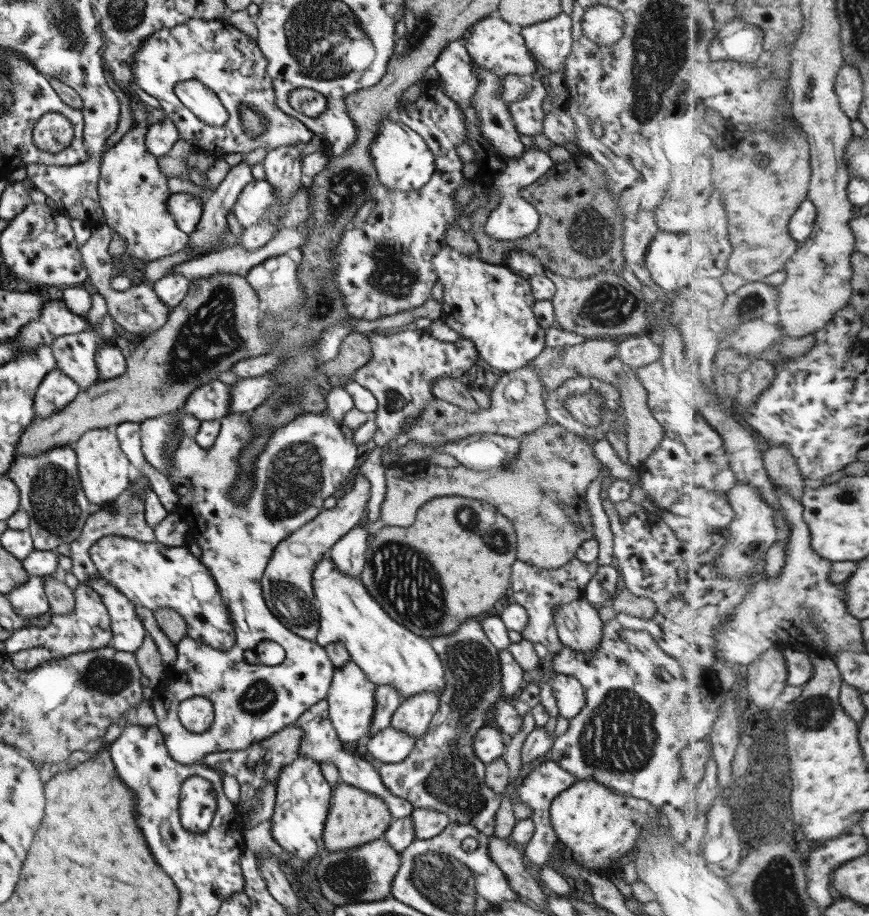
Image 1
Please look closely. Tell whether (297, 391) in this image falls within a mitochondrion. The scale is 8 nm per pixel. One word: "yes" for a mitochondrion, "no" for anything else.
yes

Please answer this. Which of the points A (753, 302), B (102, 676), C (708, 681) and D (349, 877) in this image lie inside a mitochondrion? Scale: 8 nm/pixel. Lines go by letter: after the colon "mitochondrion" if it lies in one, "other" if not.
A: mitochondrion
B: mitochondrion
C: other
D: mitochondrion

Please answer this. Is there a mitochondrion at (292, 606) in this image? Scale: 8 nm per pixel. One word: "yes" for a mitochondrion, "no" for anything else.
yes

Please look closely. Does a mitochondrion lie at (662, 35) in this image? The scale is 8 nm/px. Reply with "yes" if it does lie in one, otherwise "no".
yes

